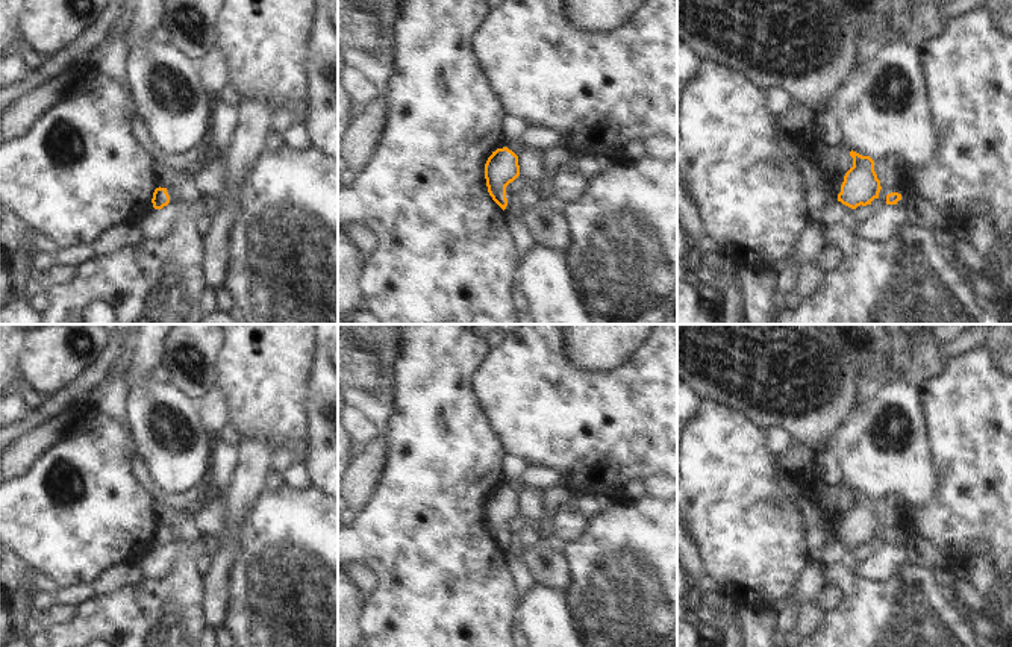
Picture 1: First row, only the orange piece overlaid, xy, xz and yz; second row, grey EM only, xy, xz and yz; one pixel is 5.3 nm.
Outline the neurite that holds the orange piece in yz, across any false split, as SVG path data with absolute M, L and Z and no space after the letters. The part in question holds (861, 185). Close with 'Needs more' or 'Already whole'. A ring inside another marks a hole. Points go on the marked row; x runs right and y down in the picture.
M853 150L850 156L853 158L853 167L844 176L838 202L856 209L879 198L882 186L874 171L874 161L870 156L862 156Z. Already whole

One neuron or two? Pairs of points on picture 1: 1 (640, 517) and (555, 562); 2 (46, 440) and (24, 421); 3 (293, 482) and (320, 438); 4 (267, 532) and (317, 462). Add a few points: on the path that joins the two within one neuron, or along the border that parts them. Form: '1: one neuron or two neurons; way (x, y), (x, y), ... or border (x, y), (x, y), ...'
1: two neurons; border (559, 550), (571, 578), (571, 584), (564, 591)
2: two neurons; border (67, 411), (50, 415), (35, 425)
3: two neurons; border (302, 465), (311, 485)
4: two neurons; border (311, 485), (321, 493)

